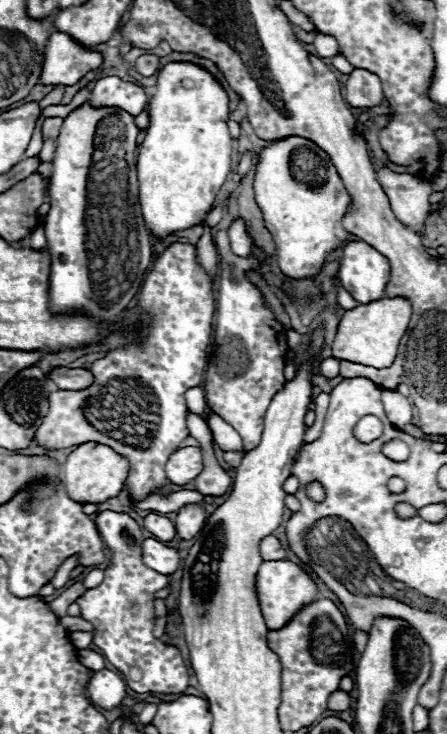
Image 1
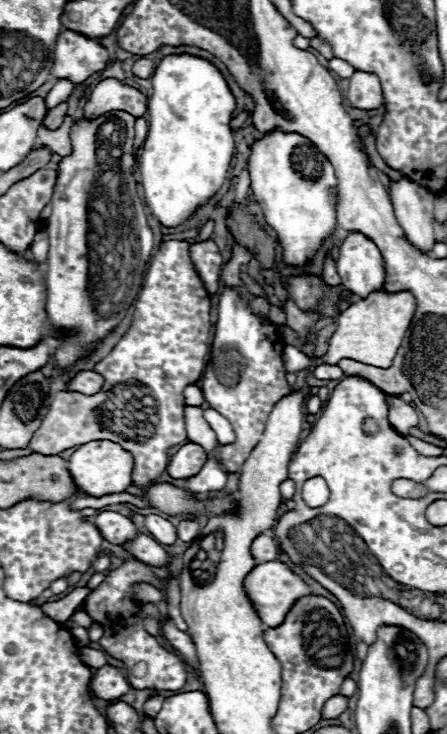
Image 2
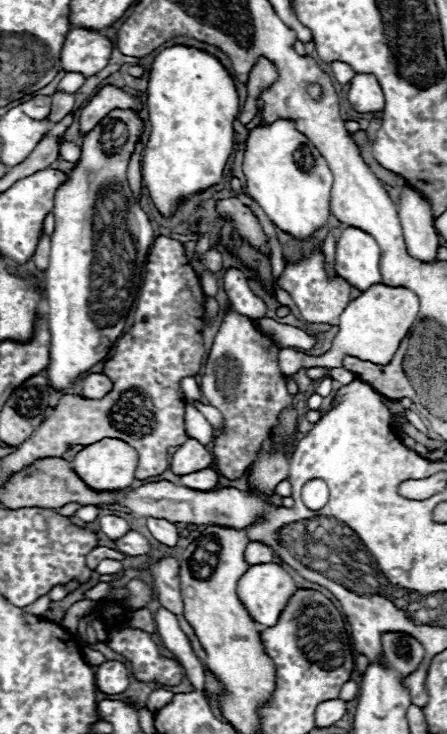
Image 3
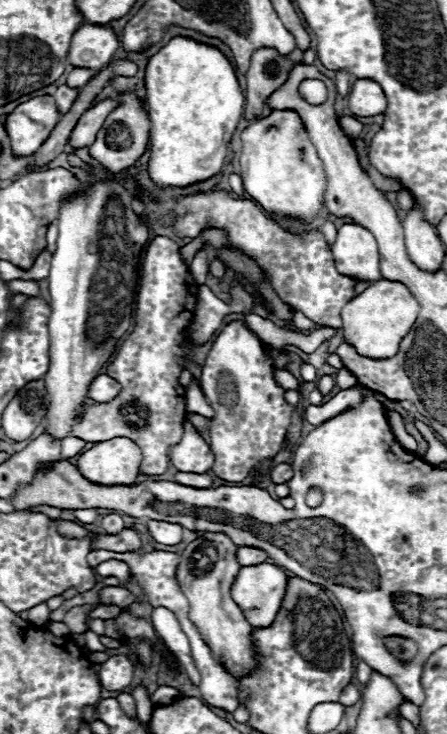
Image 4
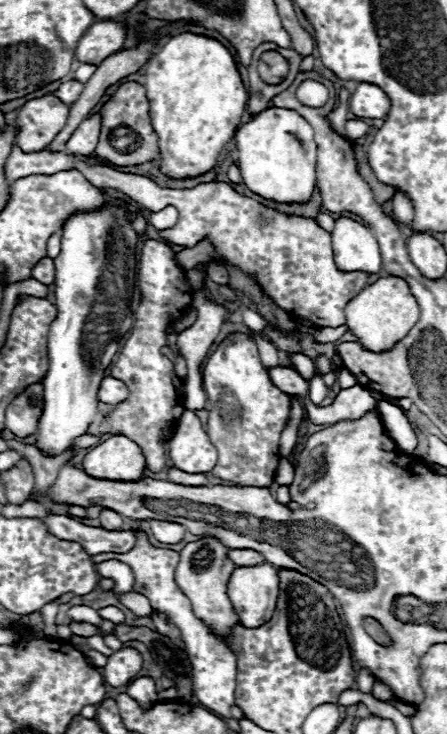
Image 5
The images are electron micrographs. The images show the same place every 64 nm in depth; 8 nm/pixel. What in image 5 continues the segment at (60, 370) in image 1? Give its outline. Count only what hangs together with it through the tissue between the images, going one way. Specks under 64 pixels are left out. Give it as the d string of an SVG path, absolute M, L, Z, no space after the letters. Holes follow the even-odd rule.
M106 376L102 382L100 382L100 388L98 388L98 394L96 398L104 404L118 404L120 400L126 400L128 396L128 388L124 382L112 378L112 376Z

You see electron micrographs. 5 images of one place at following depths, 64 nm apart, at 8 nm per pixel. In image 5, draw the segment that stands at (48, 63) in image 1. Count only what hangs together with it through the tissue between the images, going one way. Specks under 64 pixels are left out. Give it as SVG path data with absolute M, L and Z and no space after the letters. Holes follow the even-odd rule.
M100 20L94 22L78 40L74 60L82 64L96 64L100 66L102 60L116 54L122 48L122 42L126 38L128 26L116 24L112 20Z

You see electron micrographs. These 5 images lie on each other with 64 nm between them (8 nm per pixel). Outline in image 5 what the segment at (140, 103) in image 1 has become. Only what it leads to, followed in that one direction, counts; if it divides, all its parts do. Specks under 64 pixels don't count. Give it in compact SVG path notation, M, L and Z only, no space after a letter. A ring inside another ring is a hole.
M100 112L90 114L80 122L80 126L74 130L70 140L66 142L66 152L68 154L90 154L94 152L98 144L98 134L102 126L102 116Z

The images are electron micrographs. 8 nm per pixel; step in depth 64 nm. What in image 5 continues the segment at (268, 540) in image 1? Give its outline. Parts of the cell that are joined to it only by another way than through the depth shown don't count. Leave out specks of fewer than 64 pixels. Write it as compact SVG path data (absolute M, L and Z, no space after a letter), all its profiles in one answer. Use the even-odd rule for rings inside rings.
M230 550L228 556L236 566L256 566L264 562L264 556L256 550Z

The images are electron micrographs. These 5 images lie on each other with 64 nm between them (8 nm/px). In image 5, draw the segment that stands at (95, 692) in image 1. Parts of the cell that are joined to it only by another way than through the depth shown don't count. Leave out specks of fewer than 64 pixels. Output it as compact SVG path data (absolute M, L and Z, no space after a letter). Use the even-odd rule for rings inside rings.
M122 648L108 658L108 664L100 668L100 672L108 686L118 688L130 684L140 668L142 668L142 656L134 648Z

